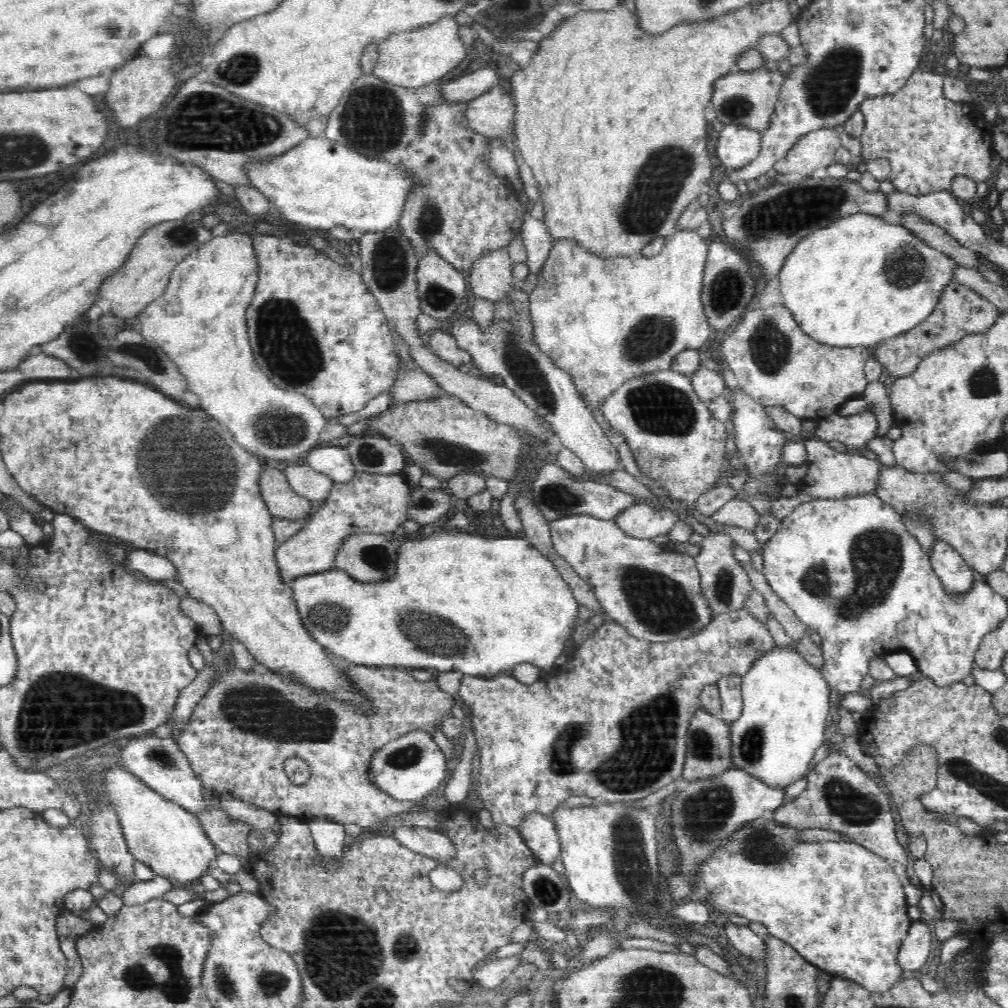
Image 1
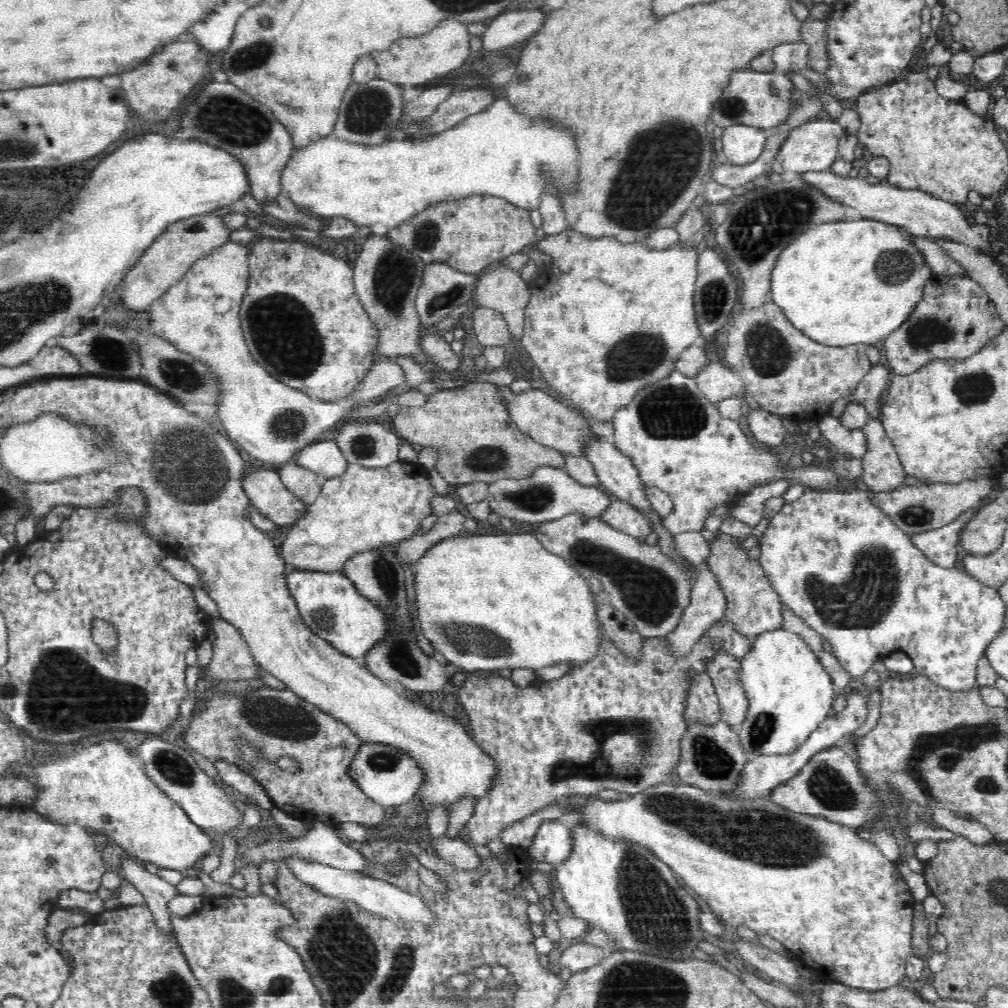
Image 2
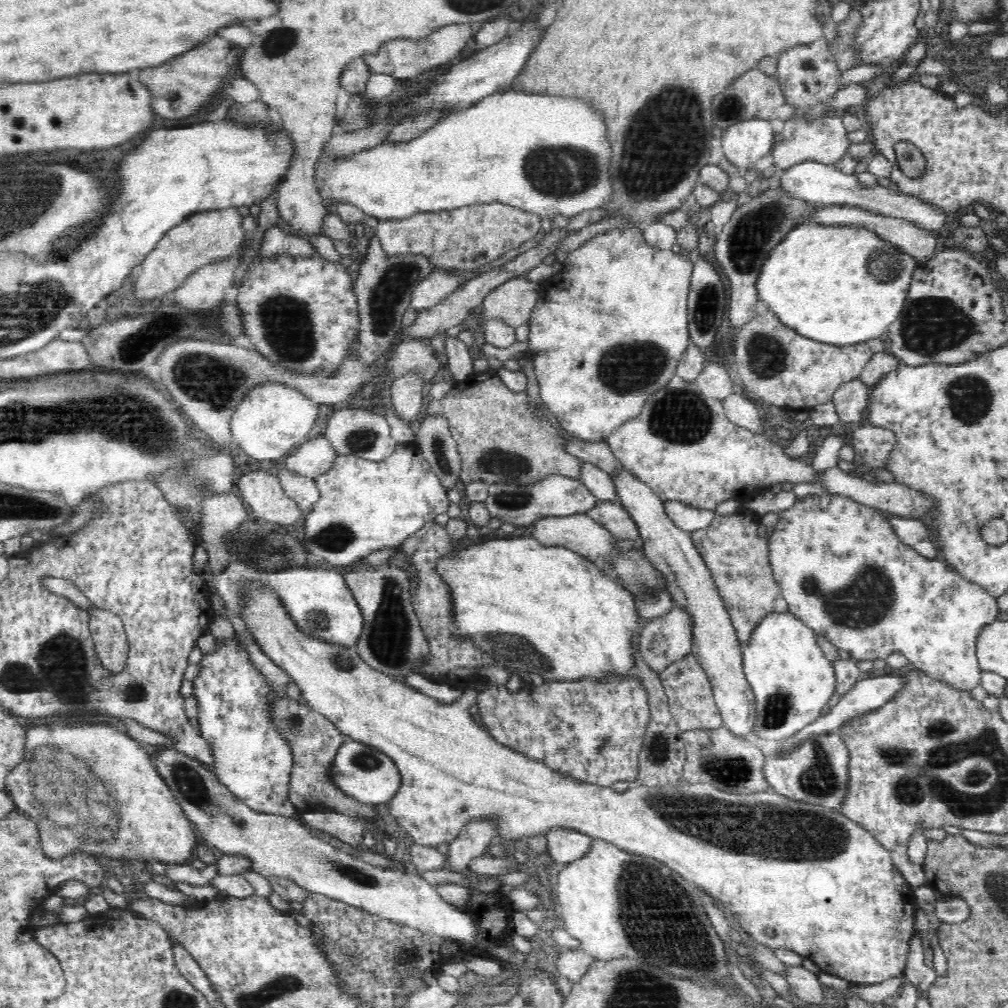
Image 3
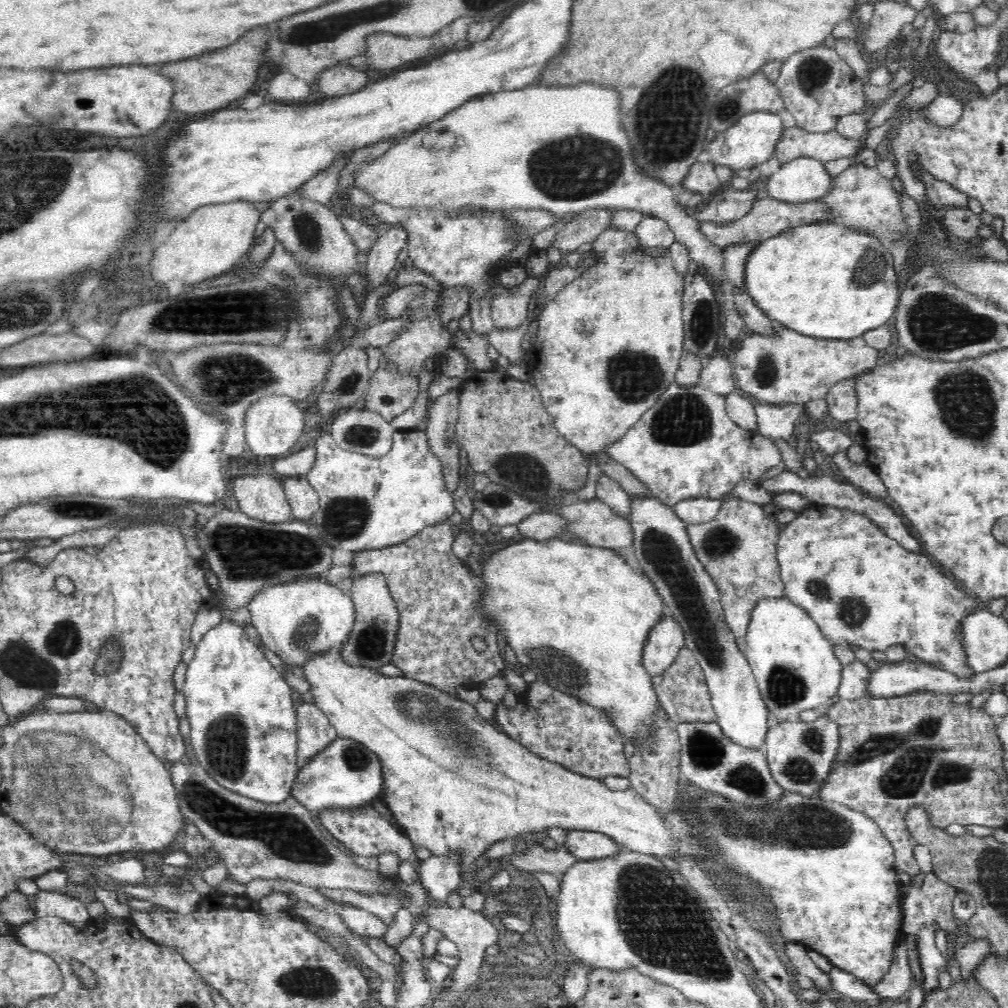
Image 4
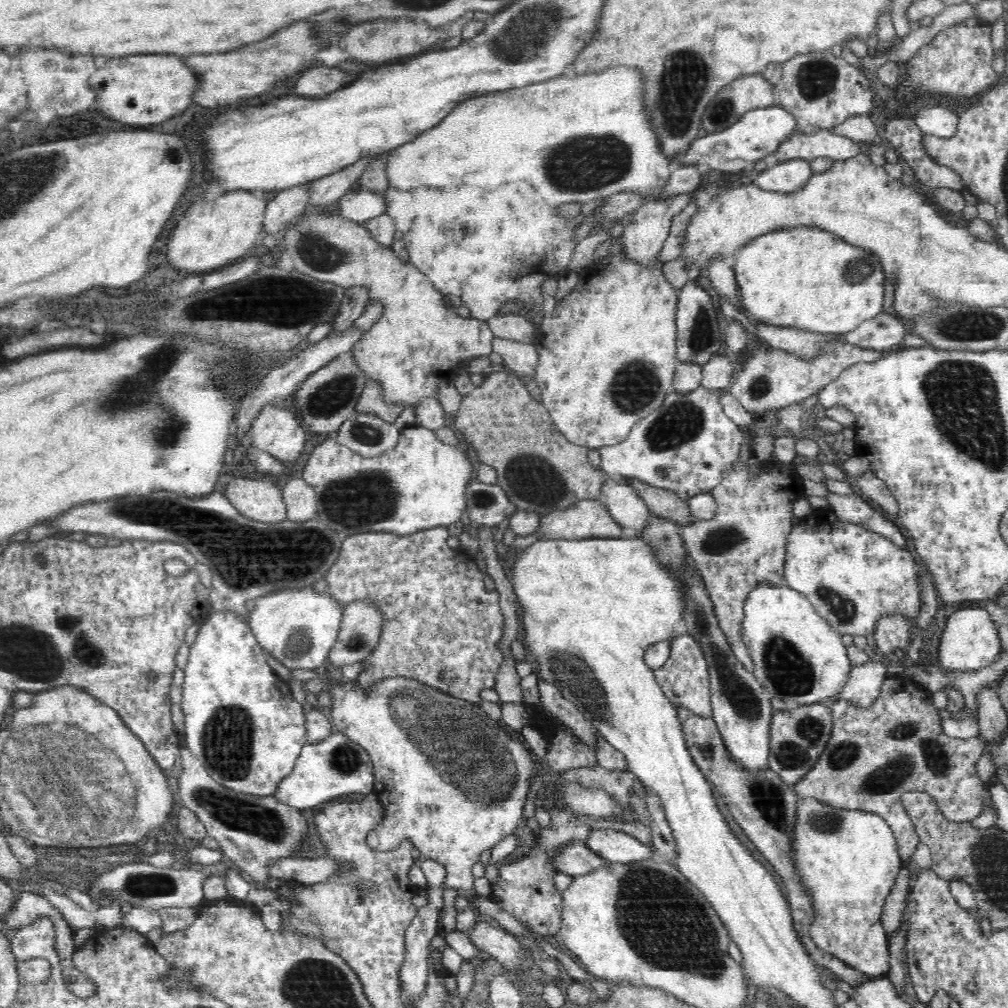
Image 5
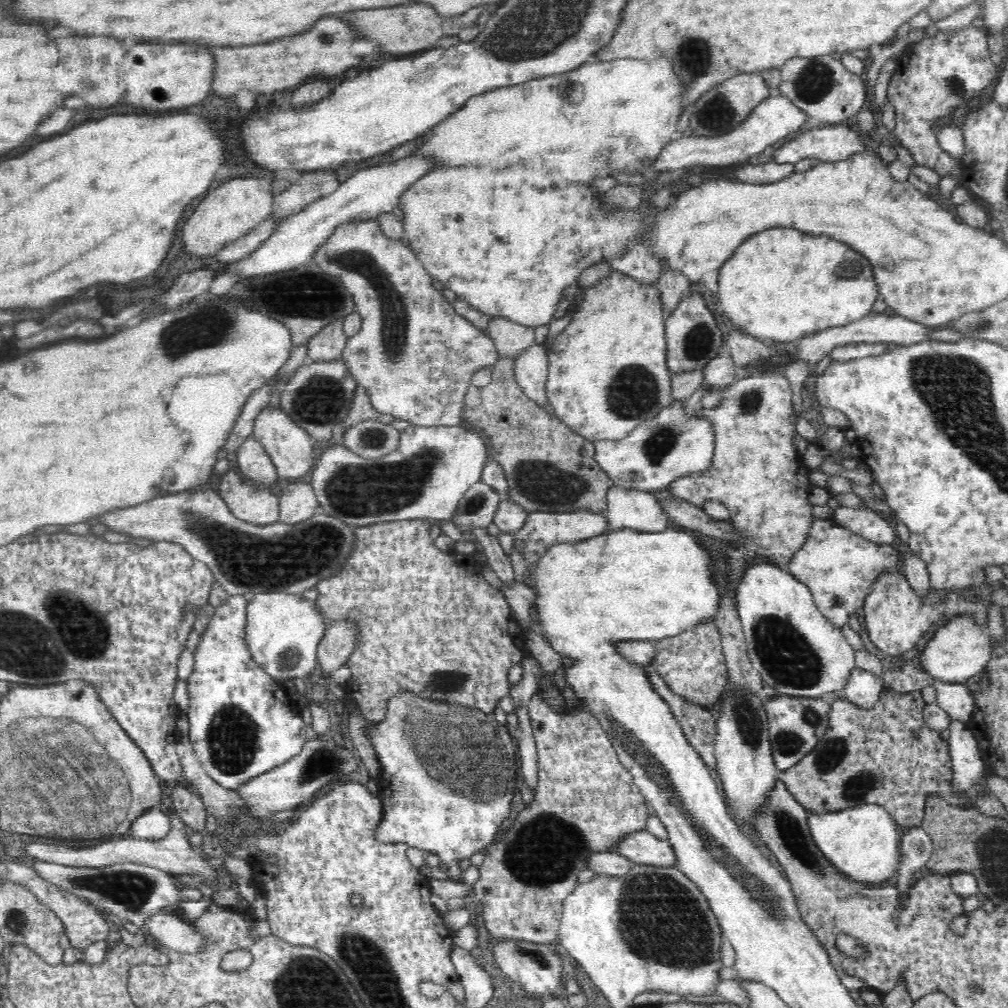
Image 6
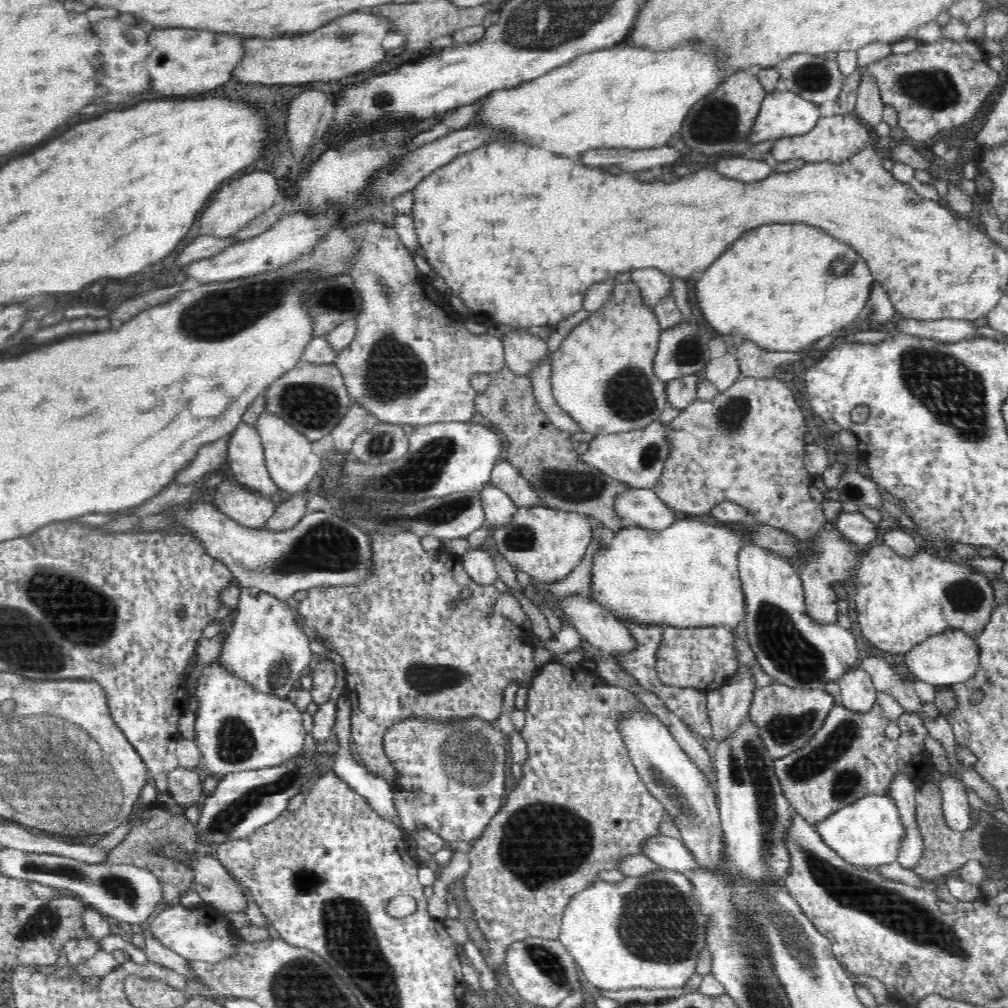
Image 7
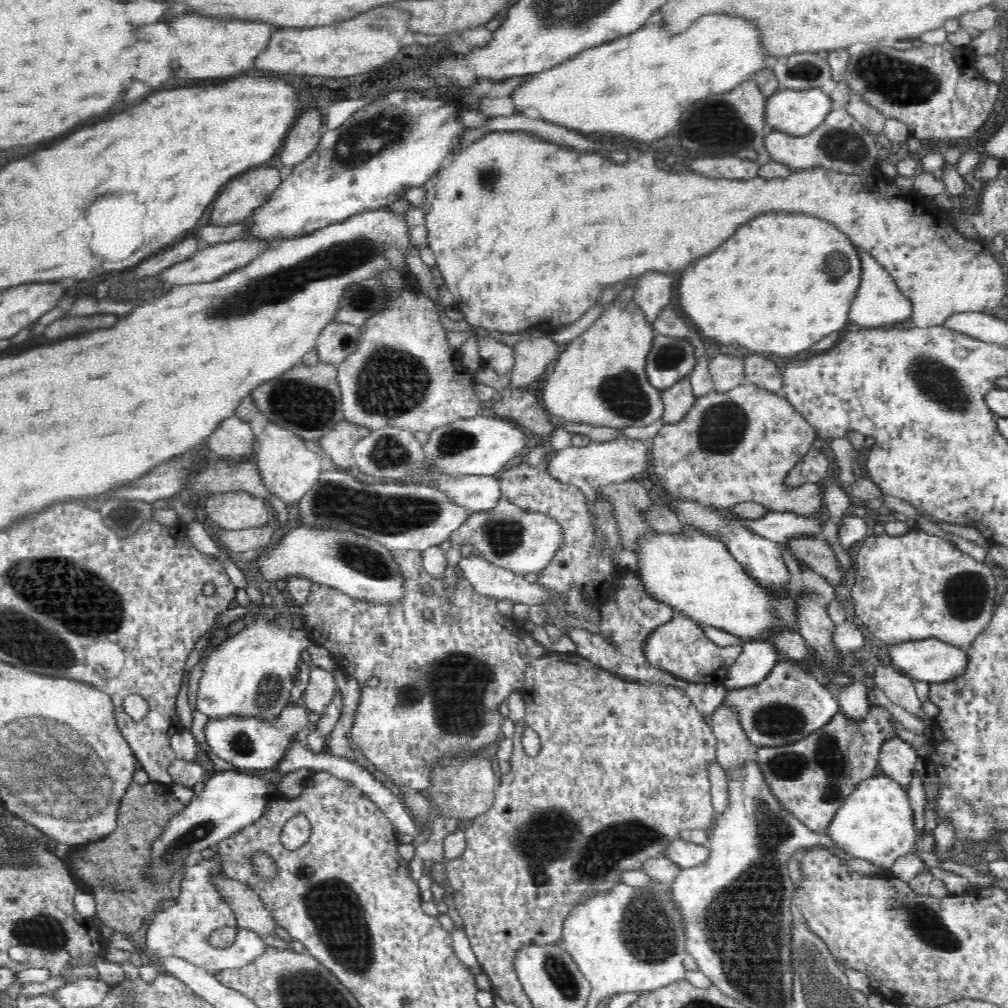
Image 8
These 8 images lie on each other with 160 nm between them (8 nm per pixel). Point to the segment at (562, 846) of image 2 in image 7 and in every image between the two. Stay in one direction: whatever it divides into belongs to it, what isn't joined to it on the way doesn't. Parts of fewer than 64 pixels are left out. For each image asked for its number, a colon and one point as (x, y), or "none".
3: (564, 845)
4: (586, 845)
5: (615, 846)
6: (641, 847)
7: (668, 852)

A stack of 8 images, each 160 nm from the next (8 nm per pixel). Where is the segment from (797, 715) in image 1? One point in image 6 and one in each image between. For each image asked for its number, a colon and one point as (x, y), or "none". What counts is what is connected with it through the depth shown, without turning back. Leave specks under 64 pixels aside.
2: (789, 693)
3: (792, 680)
4: (791, 660)
5: (797, 656)
6: (795, 649)

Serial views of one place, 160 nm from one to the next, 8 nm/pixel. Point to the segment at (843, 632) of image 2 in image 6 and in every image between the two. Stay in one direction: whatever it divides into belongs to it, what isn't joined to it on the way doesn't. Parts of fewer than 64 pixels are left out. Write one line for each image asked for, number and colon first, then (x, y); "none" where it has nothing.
3: (844, 572)
4: (859, 585)
5: (853, 576)
6: (840, 568)

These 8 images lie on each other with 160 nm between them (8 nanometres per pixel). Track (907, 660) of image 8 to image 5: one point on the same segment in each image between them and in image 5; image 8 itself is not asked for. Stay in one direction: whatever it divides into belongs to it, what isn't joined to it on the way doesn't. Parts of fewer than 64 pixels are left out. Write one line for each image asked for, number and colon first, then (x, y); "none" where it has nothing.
5: (970, 641)
6: (960, 649)
7: (950, 658)

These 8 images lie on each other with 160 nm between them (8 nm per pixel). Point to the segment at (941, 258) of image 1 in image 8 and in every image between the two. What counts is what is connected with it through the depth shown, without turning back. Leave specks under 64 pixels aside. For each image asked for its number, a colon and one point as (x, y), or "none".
2: (847, 282)
3: (838, 284)
4: (824, 280)
5: (801, 276)
6: (781, 284)
7: (783, 286)
8: (780, 283)

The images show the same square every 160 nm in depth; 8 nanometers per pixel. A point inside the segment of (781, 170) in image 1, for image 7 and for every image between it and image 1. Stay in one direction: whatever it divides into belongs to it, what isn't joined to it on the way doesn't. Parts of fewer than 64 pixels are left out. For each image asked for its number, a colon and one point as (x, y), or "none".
2: (813, 146)
3: (825, 140)
4: (796, 142)
5: (822, 143)
6: (829, 144)
7: (836, 138)

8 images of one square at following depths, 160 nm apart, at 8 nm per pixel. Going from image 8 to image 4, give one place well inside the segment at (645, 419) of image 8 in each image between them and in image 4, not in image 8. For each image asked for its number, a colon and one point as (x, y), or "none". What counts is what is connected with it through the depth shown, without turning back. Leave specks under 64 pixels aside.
4: (608, 345)
5: (607, 355)
6: (606, 371)
7: (602, 376)

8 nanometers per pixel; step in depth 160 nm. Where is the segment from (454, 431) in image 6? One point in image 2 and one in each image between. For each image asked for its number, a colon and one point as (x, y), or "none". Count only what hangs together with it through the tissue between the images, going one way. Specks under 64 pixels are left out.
2: (362, 508)
3: (364, 506)
4: (365, 503)
5: (419, 484)

